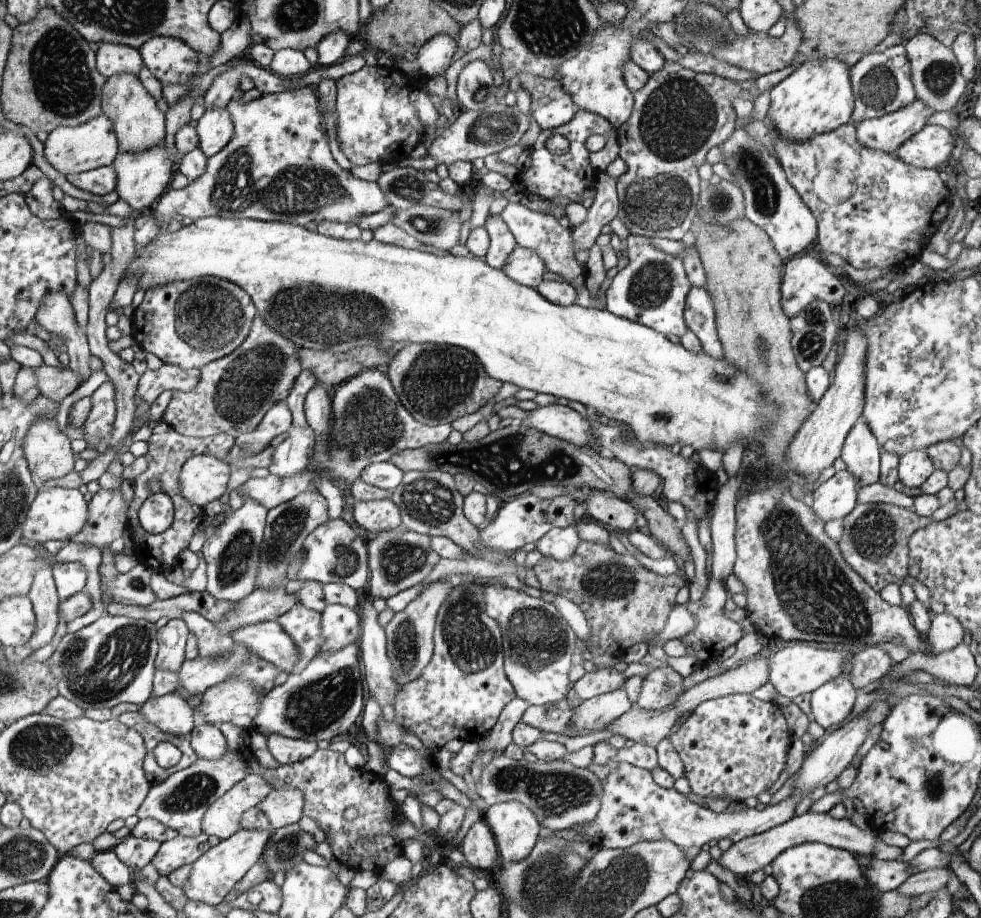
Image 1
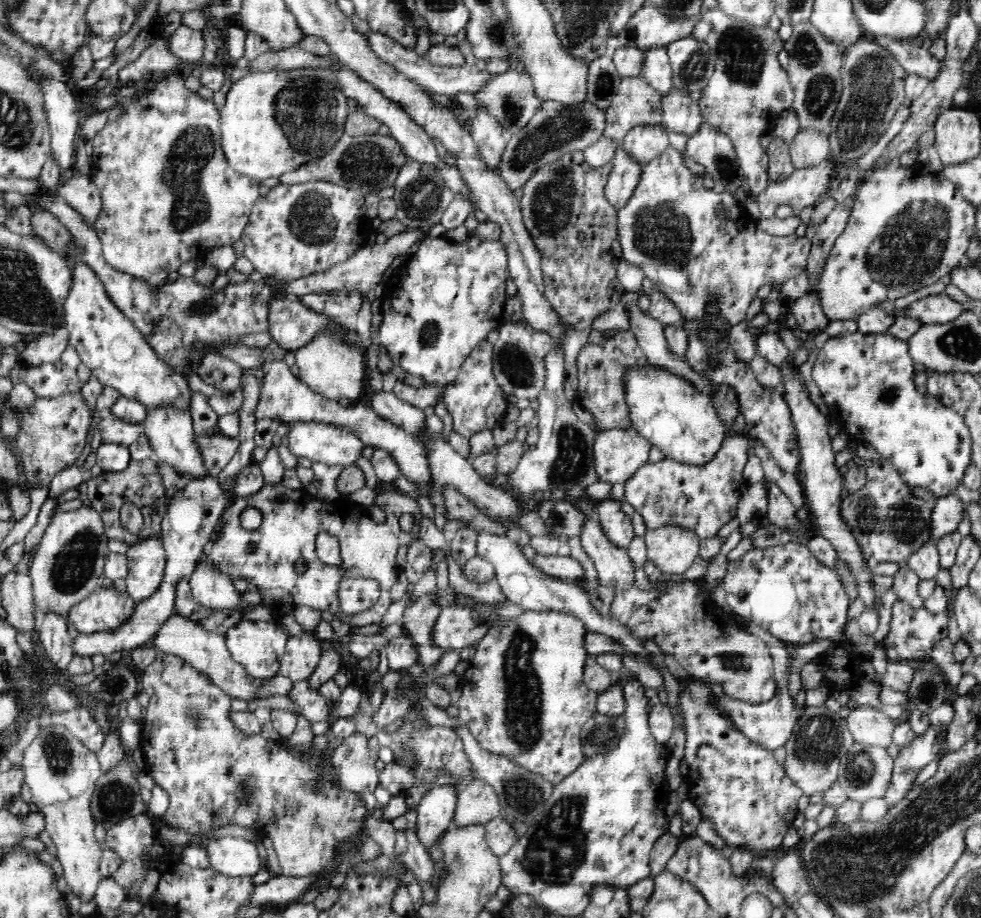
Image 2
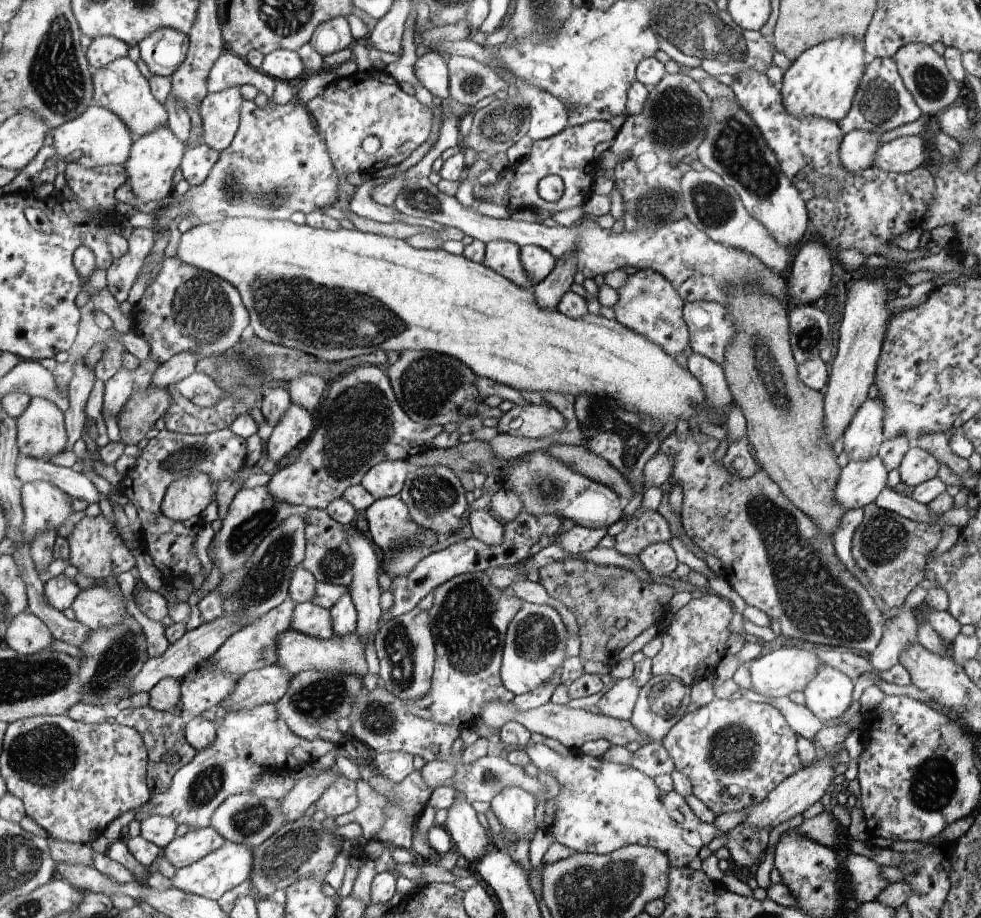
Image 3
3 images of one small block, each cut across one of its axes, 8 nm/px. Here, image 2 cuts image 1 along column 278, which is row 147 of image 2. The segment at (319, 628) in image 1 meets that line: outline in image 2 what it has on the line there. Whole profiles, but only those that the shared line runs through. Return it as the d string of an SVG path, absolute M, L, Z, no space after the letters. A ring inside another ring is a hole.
M620 141L620 146L616 150L616 156L611 161L613 171L607 179L604 188L604 198L608 201L616 212L620 212L631 200L643 168L640 164L636 164L634 160L628 159Z

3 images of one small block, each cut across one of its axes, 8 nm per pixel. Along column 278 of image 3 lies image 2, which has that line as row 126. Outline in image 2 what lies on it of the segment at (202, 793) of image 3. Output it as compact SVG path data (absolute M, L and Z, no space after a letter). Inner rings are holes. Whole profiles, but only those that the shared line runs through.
M718 7L701 10L692 36L705 42L715 57L715 72L698 101L702 120L731 139L739 164L750 164L750 152L765 152L760 137L771 132L781 112L792 106L793 86L778 61L784 41L778 31L741 21Z

